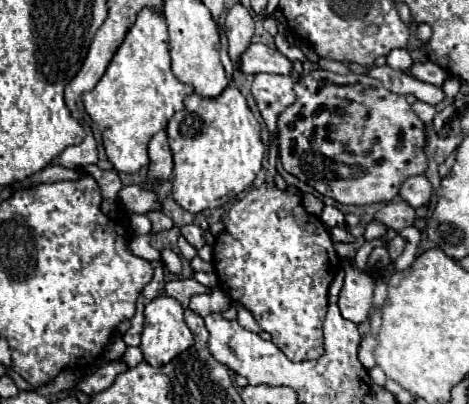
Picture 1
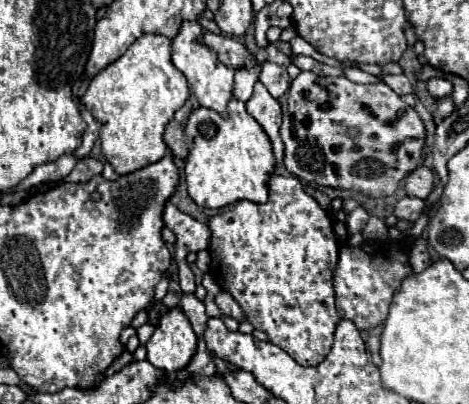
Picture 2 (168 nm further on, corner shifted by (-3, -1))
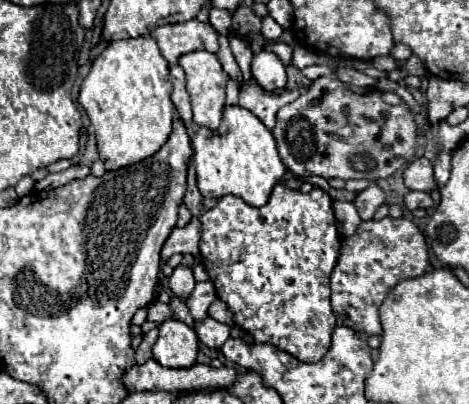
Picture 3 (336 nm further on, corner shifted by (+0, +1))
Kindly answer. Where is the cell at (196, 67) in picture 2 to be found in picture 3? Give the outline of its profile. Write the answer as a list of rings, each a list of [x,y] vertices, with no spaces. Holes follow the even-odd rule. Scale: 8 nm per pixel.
[[[206,50],[200,52],[188,52],[180,56],[178,64],[186,72],[186,90],[190,94],[192,102],[192,112],[194,112],[194,124],[198,126],[208,126],[208,128],[218,128],[222,122],[222,110],[224,110],[224,88],[228,82],[228,74],[224,72],[220,60],[216,54],[210,54]]]

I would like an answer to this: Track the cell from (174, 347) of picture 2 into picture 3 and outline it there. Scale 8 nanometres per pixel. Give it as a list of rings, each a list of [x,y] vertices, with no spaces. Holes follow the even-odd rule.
[[[180,320],[160,324],[160,336],[152,346],[152,358],[166,368],[190,368],[196,362],[198,336]]]

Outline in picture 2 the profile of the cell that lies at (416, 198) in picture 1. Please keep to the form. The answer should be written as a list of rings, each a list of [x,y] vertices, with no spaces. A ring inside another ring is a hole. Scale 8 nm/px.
[[[419,166],[417,170],[413,170],[407,176],[405,182],[405,192],[409,196],[417,196],[421,200],[425,200],[433,190],[433,172],[427,166]]]

